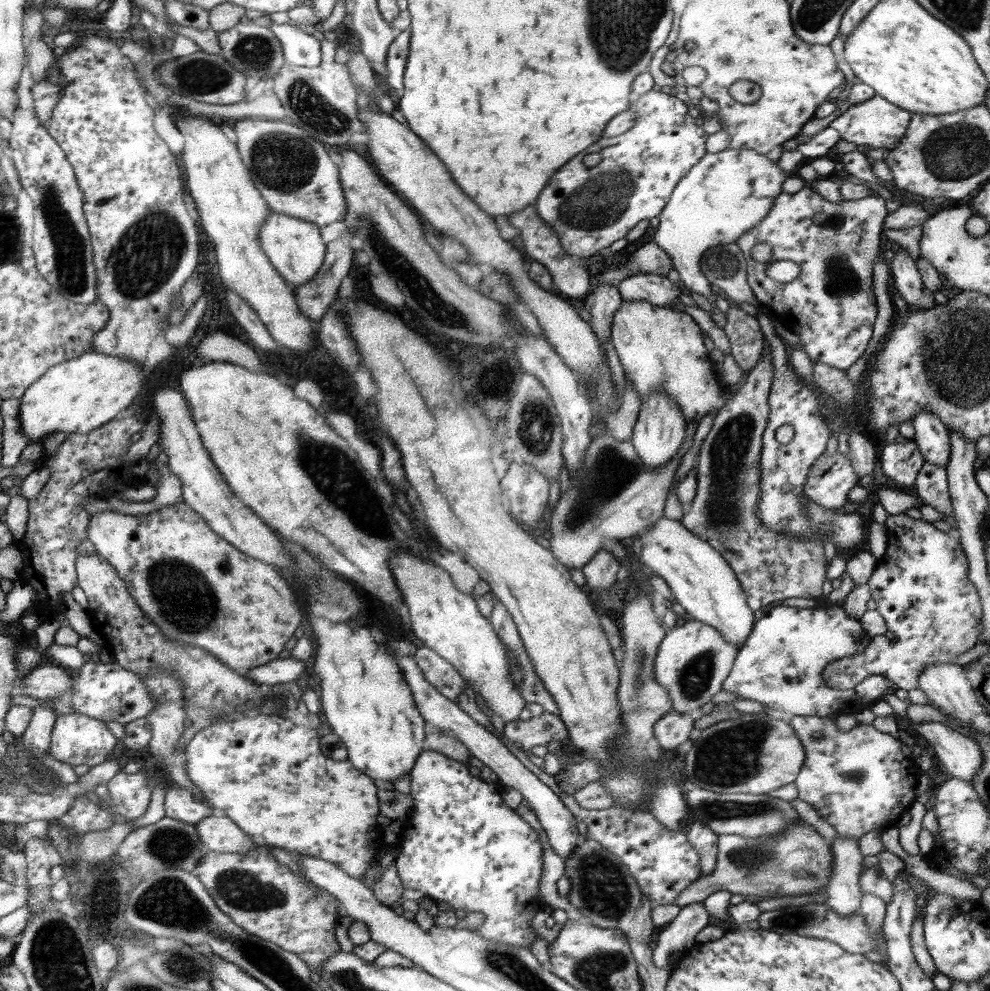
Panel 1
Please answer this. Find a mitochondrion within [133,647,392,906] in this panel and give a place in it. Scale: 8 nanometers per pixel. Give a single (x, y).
(170, 845)

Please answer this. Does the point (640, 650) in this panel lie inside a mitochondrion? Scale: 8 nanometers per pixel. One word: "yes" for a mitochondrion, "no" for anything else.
yes

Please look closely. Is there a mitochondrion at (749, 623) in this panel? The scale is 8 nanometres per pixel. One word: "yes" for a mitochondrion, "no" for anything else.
no

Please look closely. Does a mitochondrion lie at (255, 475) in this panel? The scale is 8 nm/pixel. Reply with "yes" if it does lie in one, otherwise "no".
no

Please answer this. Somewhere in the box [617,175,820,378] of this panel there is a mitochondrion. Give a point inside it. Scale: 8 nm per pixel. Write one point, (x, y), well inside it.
(722, 263)

